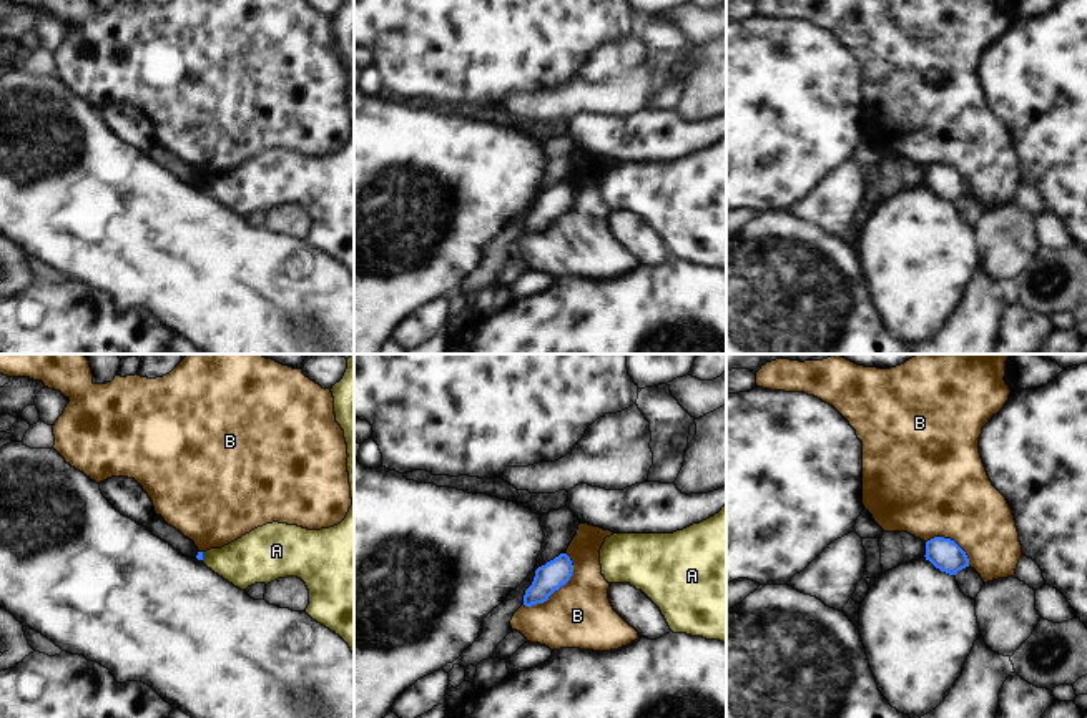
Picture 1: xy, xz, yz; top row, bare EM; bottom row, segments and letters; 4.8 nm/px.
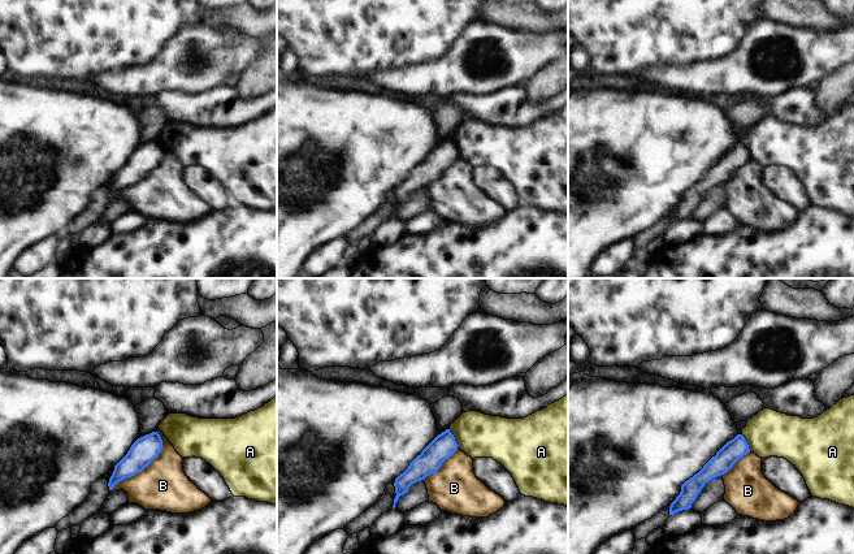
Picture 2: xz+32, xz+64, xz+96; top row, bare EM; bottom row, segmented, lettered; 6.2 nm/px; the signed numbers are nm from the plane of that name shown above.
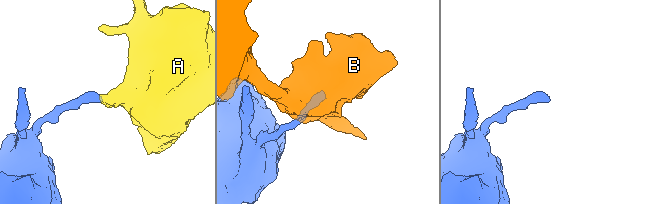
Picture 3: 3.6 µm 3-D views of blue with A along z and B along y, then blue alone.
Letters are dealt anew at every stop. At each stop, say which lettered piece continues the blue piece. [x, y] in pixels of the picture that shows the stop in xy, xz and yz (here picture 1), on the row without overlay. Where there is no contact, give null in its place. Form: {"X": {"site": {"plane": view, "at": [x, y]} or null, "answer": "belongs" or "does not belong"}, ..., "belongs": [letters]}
{"A": {"site": {"plane": "xy", "at": [201, 183]}, "answer": "does not belong"}, "B": {"site": {"plane": "xz", "at": [559, 215]}, "answer": "does not belong"}, "belongs": []}

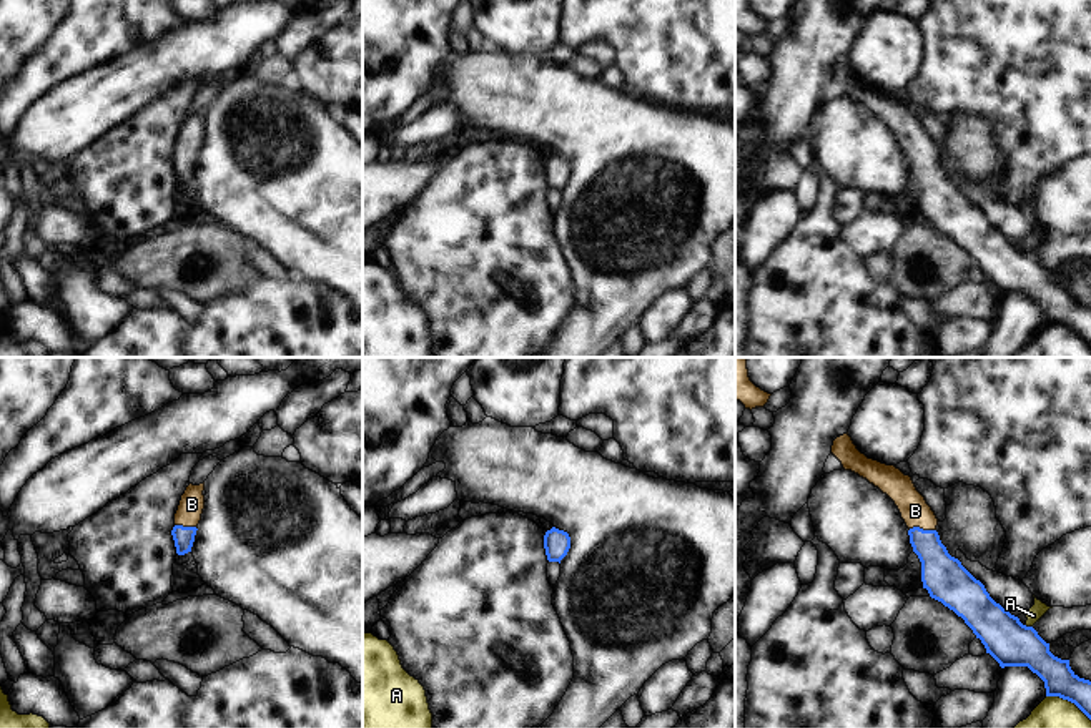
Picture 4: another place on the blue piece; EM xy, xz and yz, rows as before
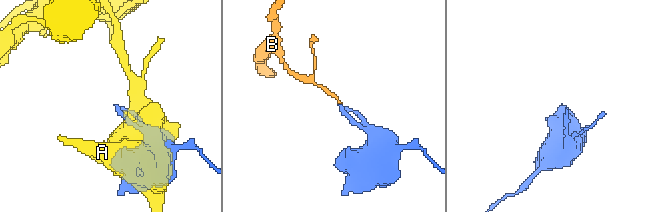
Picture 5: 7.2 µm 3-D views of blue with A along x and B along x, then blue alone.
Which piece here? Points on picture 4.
{"A": {"site": {"plane": "yz", "at": [1068, 328]}, "answer": "does not belong"}, "B": {"site": {"plane": "yz", "at": [923, 158]}, "answer": "belongs"}, "belongs": ["B"]}

